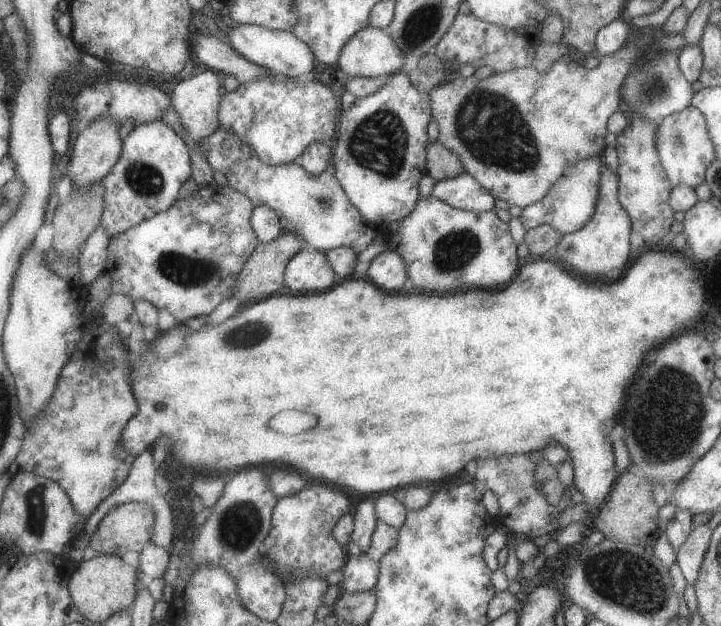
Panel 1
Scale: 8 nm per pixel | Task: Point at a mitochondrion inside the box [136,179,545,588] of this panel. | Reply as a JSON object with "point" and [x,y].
{"point":[238,526]}

